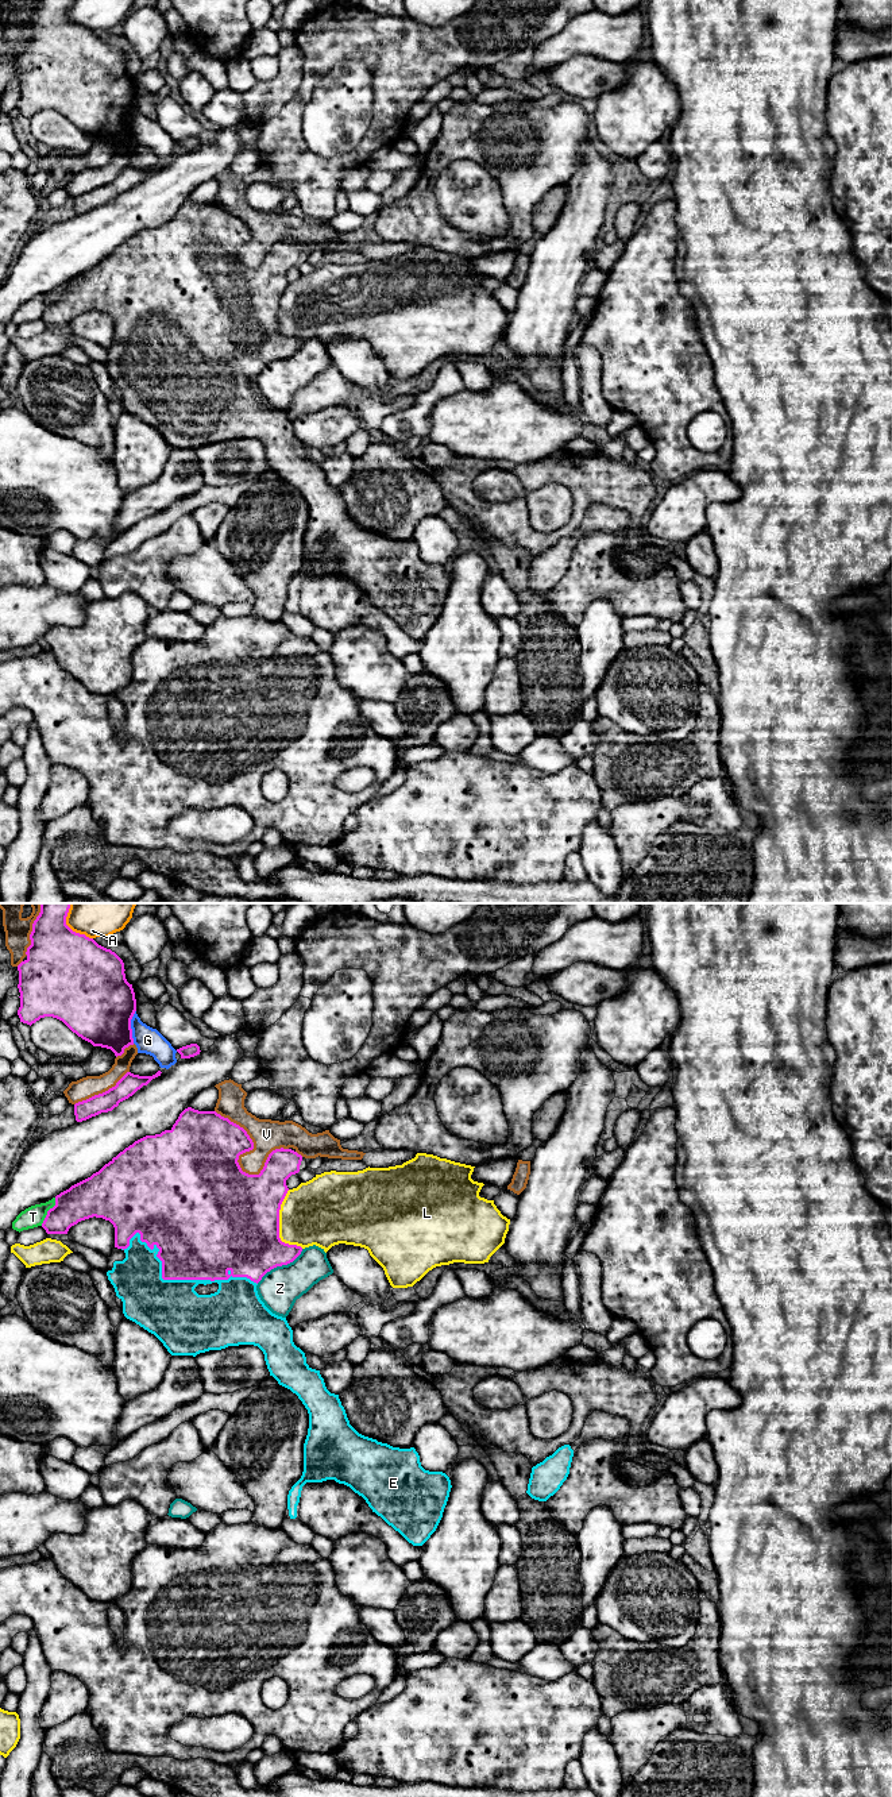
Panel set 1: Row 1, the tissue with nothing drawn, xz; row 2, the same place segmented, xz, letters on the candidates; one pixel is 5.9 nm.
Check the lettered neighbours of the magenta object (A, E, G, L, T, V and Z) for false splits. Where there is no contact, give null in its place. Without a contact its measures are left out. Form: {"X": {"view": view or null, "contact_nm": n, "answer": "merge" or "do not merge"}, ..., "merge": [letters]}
{"A": {"view": "xz", "contact_nm": 260, "answer": "do not merge"}, "E": {"view": "xz", "contact_nm": 850, "answer": "merge"}, "G": {"view": "xz", "contact_nm": 200, "answer": "do not merge"}, "L": {"view": "xz", "contact_nm": 360, "answer": "do not merge"}, "T": {"view": "xz", "contact_nm": 190, "answer": "do not merge"}, "V": {"view": "xz", "contact_nm": 500, "answer": "do not merge"}, "Z": {"view": "xz", "contact_nm": 340, "answer": "do not merge"}, "merge": ["E"]}

